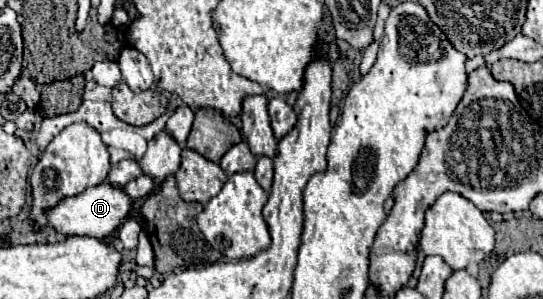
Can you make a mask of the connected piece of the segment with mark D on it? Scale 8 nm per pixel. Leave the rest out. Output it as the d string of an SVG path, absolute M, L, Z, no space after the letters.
M102 182L98 186L86 188L78 196L64 198L58 206L48 210L46 214L48 214L50 226L54 226L56 232L62 232L66 236L104 238L124 222L124 218L128 216L130 206L132 206L132 200L128 198L128 194L124 194L124 188L112 186L110 182Z

